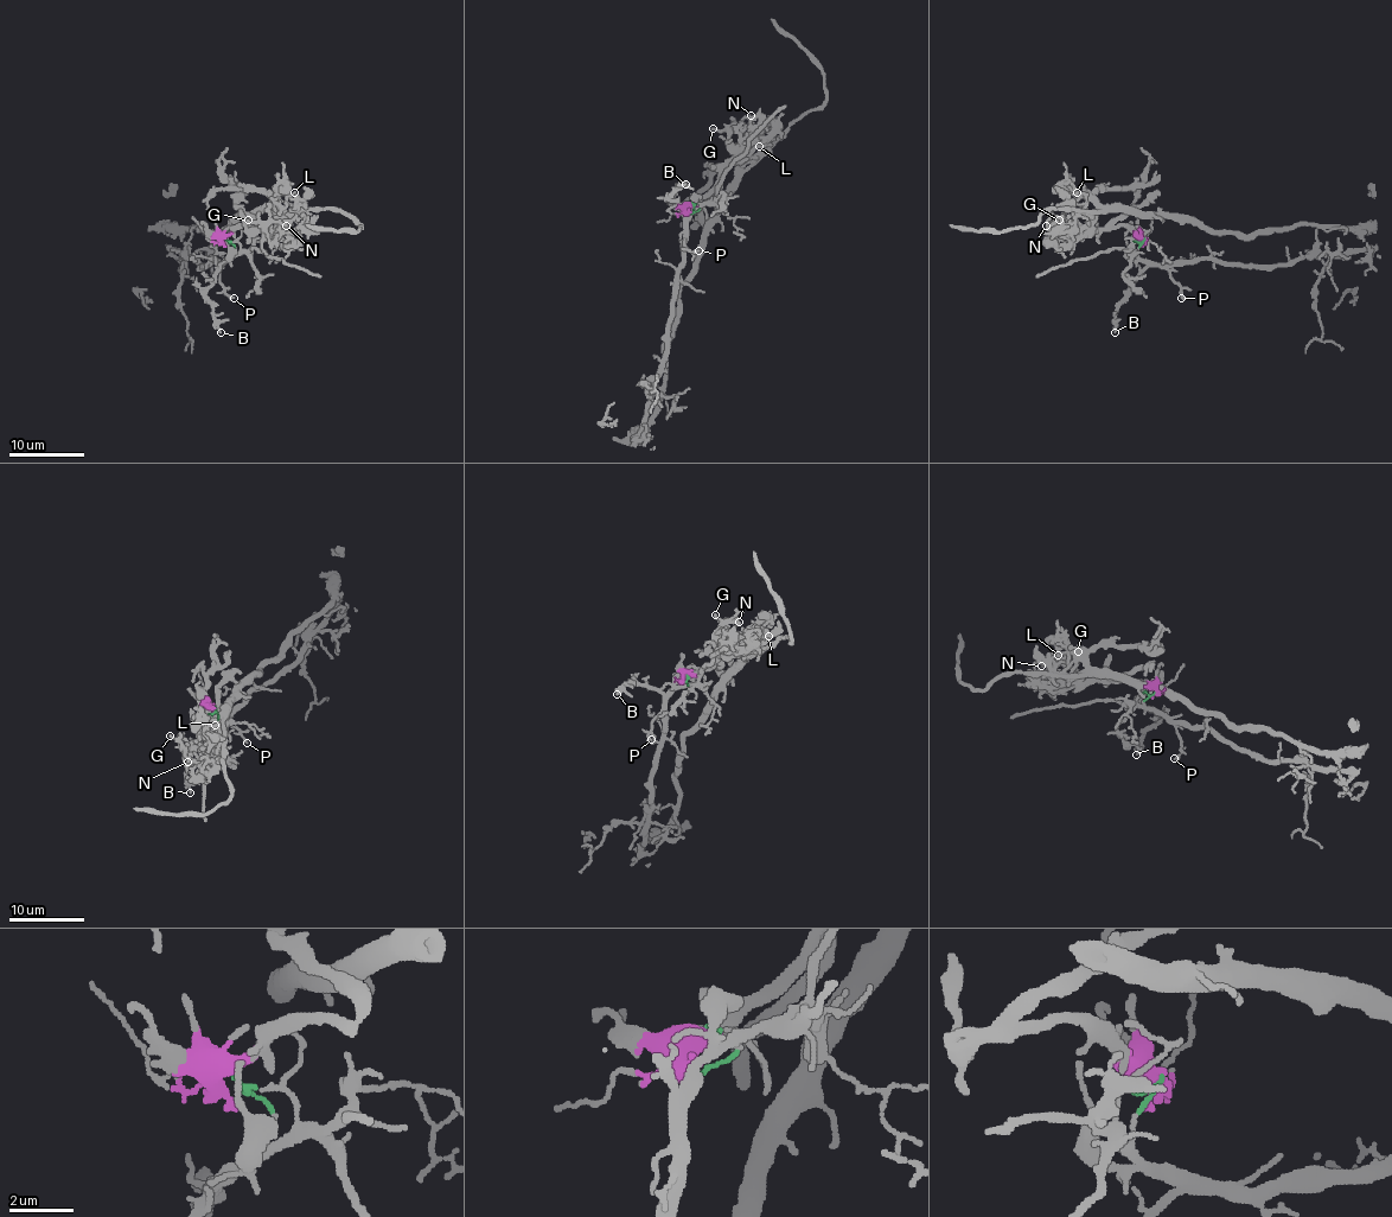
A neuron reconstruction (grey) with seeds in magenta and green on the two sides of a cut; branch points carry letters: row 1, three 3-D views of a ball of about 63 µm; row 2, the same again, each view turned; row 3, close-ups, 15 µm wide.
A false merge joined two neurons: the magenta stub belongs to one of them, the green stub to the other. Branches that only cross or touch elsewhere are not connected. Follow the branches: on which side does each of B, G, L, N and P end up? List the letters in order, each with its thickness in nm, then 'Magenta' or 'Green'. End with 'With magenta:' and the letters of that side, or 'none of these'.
B: Thickness 120 nm. Green
G: Thickness 150 nm. Magenta
L: Thickness 110 nm. Magenta
N: Thickness 170 nm. Magenta
P: Thickness 160 nm. Green
With magenta: G, L, N

